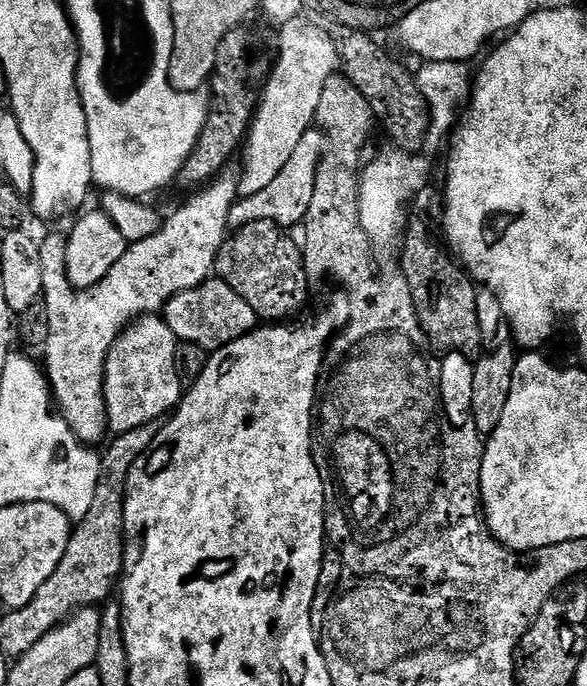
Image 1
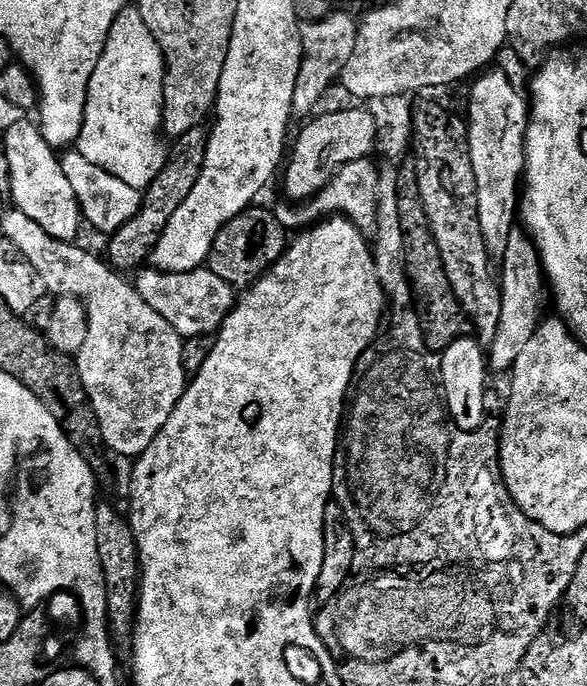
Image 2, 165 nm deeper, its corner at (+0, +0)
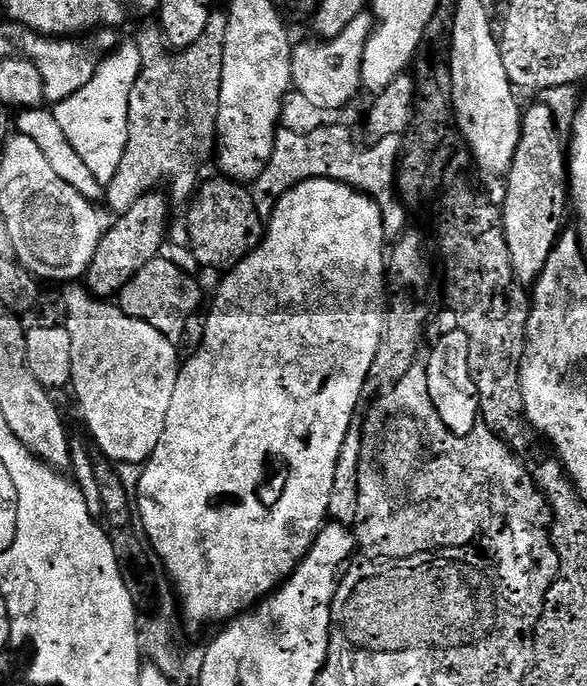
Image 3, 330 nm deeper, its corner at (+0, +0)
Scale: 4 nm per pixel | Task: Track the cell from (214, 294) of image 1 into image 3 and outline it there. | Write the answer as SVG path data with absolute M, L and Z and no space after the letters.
M171 258L154 259L142 266L142 270L138 270L138 274L134 274L134 278L130 278L128 285L120 291L118 306L130 314L130 318L145 320L166 337L183 337L185 322L201 311L200 284L196 278L174 266Z

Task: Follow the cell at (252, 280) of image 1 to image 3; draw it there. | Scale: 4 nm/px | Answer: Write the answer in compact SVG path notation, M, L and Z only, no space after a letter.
M227 178L219 179L205 179L191 201L192 209L188 212L188 244L192 247L189 248L190 255L201 269L231 270L264 241L266 220L261 216L251 191L243 183Z

